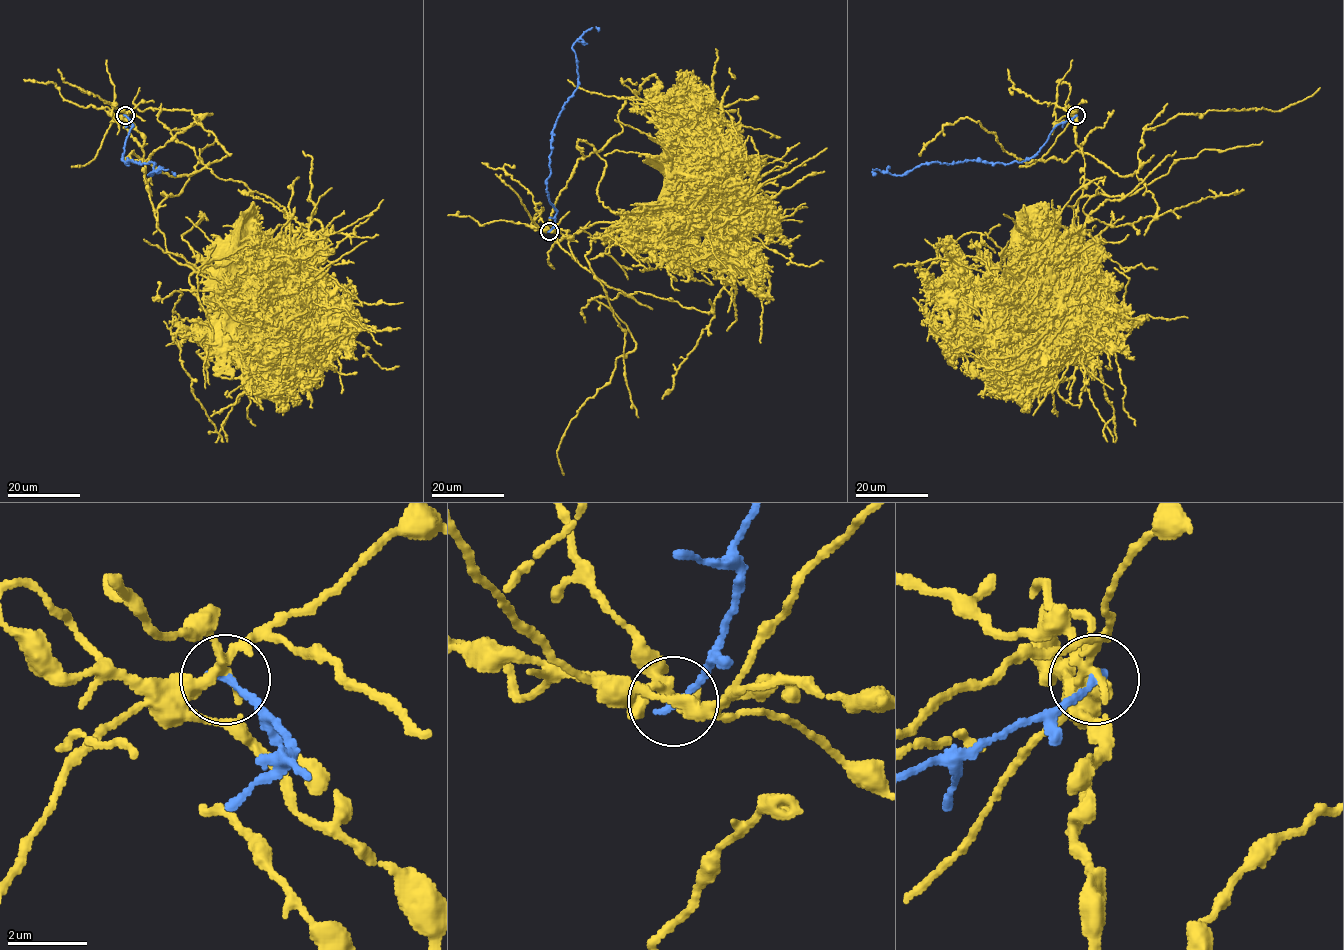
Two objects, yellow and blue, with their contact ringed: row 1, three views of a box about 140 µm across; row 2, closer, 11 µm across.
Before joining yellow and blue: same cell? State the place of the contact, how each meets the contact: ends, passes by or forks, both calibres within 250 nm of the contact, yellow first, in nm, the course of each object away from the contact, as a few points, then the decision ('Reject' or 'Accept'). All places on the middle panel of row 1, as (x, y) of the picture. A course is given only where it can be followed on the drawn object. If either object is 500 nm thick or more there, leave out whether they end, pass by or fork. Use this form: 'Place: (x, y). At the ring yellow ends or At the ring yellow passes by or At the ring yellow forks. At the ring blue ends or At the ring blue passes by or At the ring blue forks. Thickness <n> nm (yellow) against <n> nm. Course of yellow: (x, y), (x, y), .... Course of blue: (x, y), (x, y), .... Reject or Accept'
Place: (549, 231). At the ring yellow forks. At the ring blue ends. Thickness 220 nm (yellow) against 200 nm. Course of yellow: (549, 230), (567, 230), (569, 239), (580, 229), (601, 221), (634, 219), (652, 210), (663, 200), (665, 189). Course of blue: (549, 231), (556, 210), (547, 186), (551, 139), (578, 76), (572, 46), (592, 27), (599, 31). Reject

